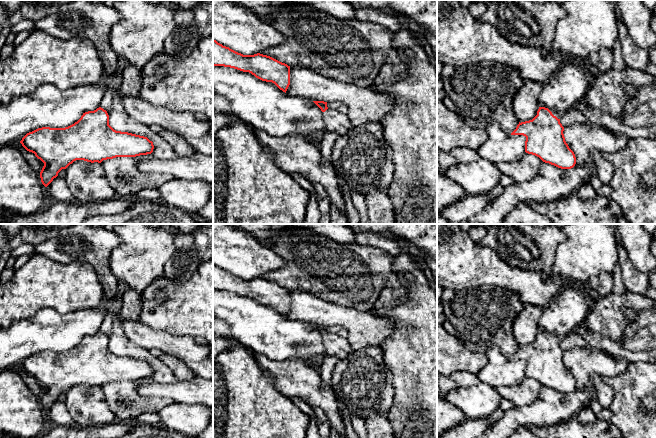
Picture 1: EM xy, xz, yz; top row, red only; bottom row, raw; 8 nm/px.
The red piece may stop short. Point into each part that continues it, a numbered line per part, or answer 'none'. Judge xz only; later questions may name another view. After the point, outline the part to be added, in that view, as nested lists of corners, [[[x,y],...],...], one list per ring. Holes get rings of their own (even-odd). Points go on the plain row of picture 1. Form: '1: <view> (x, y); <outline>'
1: xz (334, 345); [[[328,332],[323,336],[323,345],[326,356],[334,356],[342,359],[351,354],[351,347],[348,339],[333,333]]]

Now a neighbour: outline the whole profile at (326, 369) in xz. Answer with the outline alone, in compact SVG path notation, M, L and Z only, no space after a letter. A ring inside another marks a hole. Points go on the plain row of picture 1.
M334 356L325 357L322 365L318 369L323 386L331 385L333 370L339 360L339 358Z

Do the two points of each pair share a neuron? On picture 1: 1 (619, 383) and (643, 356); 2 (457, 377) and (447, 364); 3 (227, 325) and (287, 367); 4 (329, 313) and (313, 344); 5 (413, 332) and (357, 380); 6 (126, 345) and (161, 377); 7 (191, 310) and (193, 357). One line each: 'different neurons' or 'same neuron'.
1: different neurons
2: different neurons
3: different neurons
4: different neurons
5: different neurons
6: same neuron
7: different neurons

